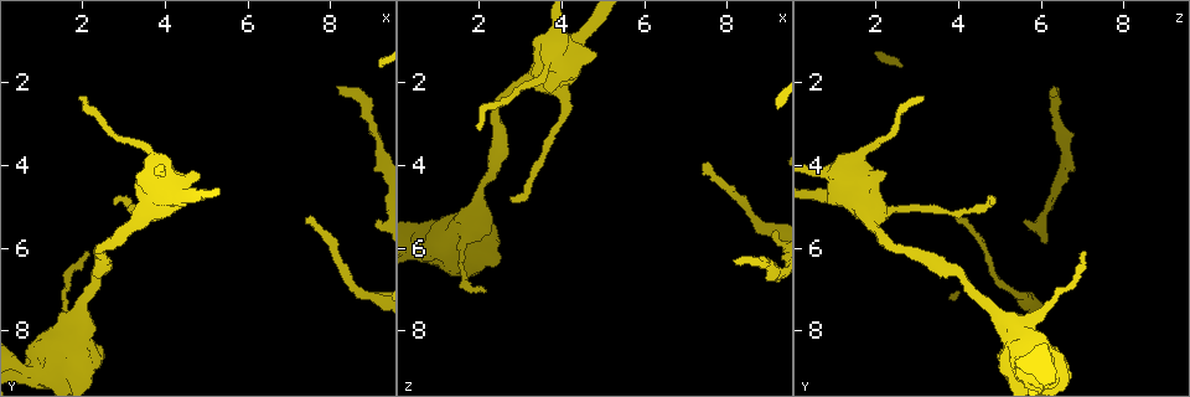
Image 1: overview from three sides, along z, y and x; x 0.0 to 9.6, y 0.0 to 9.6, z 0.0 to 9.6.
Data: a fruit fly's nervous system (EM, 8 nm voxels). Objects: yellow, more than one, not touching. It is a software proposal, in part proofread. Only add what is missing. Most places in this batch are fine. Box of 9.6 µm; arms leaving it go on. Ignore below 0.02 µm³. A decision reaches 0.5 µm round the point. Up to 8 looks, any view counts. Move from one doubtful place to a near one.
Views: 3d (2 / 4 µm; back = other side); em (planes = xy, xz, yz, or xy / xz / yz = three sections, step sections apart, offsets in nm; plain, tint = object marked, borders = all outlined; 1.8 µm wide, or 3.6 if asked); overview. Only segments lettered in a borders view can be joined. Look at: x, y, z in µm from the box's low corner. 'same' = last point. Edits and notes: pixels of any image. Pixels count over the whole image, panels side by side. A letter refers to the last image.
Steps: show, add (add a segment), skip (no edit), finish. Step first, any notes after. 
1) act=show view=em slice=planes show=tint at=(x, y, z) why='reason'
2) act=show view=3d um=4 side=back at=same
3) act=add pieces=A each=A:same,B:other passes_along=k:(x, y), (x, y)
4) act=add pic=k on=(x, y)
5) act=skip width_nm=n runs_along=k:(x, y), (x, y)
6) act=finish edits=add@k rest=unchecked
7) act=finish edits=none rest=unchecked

act=show view=em slice=yz step=4 show=tint at=(9.10, 5.30, 5.65)

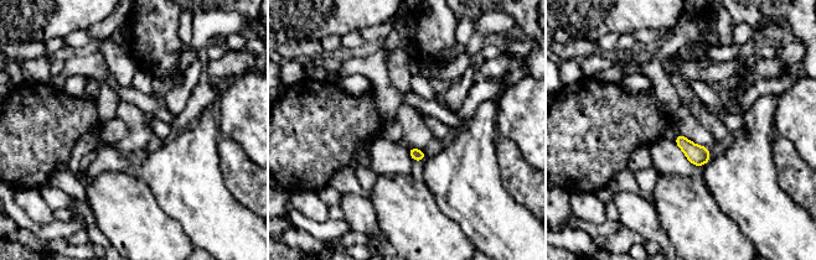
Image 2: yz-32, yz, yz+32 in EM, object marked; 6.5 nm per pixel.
act=show view=em slice=planes show=borders at=same

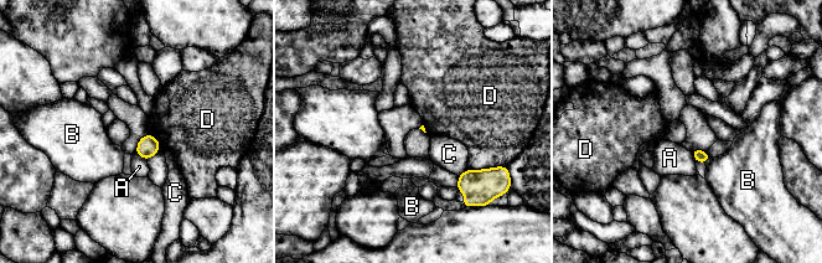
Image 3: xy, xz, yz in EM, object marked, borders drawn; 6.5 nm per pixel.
act=skip each=A:other,B:other,C:other,D:other border=3:(492, 166), (468, 169) found='none of them fits'

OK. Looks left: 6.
act=show view=em slice=planes show=tint at=(8.20, 2.10, 6.25) why='branch stops here'

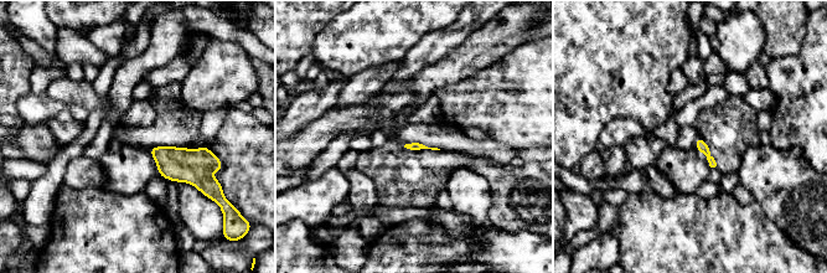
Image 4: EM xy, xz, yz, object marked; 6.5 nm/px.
act=show view=em slice=planes show=borders at=same

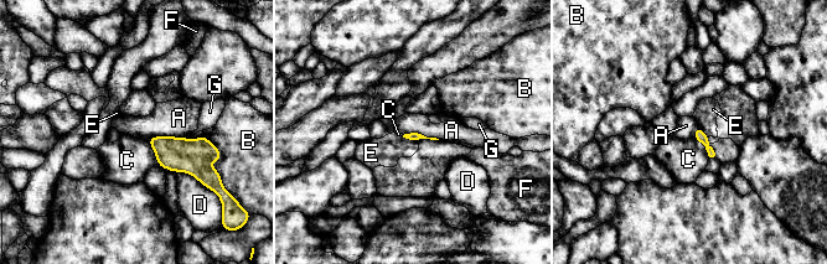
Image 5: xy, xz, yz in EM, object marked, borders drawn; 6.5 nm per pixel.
act=add pieces=E each=A:other,B:other,C:other,D:other,E:same,F:other,G:other passes_along=5:(413, 135), (409, 139), (386, 151) found='the neuron continues'

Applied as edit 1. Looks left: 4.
act=show view=overview why='see it whole again'

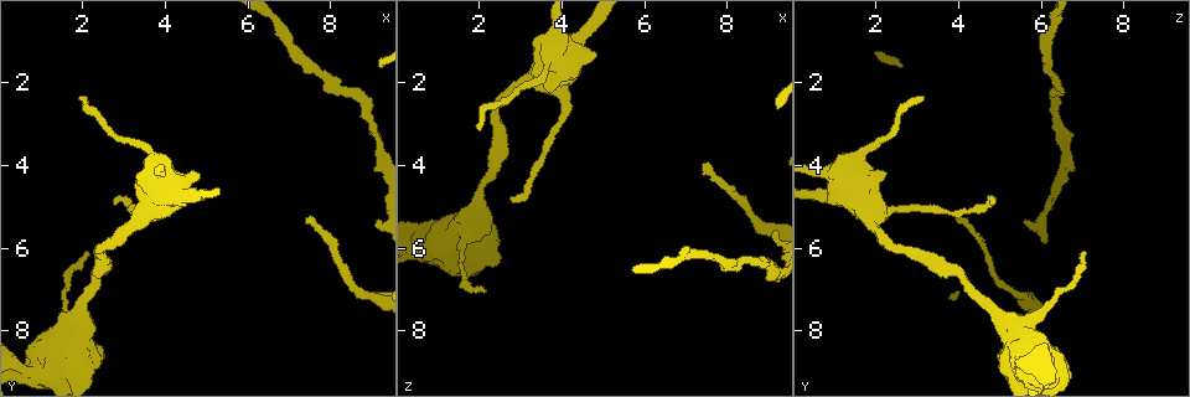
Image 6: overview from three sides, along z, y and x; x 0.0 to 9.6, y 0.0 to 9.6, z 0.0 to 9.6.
act=show view=3d um=4 at=(8.85, 7.10, 5.45) why='sudden change in width'

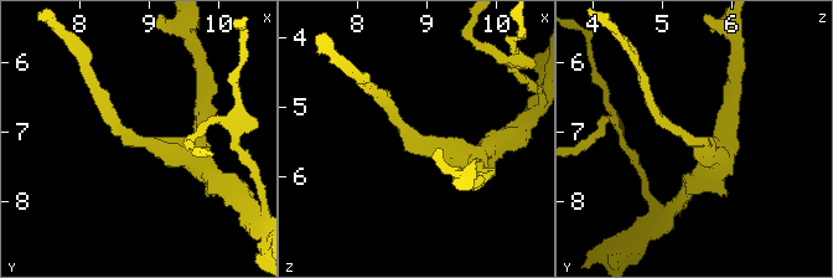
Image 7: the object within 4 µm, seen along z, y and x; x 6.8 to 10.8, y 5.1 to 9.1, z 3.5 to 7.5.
act=show view=em slice=yz step=8 show=tint at=(8.80, 7.10, 5.45)

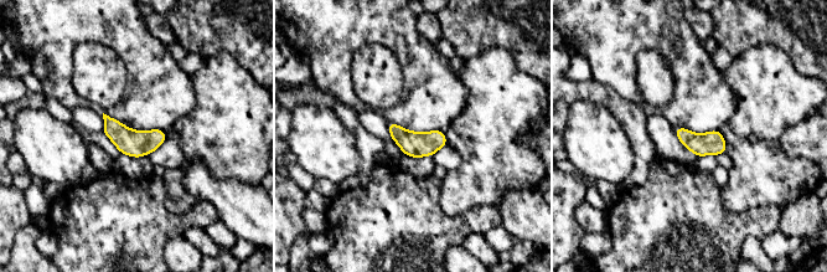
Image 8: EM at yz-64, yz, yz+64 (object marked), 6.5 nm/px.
act=show view=em slice=planes show=borders at=same why='cut it another way'

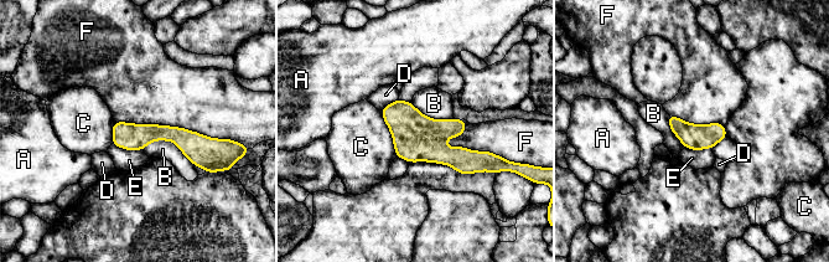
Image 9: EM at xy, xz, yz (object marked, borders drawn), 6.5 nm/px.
act=skip width_nm=160 each=A:other,B:other,C:other,D:other,E:other,F:other runs_along=9:(115, 126), (123, 133), (211, 143) found='no lettered segment goes on from it'

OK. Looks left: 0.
act=finish edits=add@5 rest=unchecked

